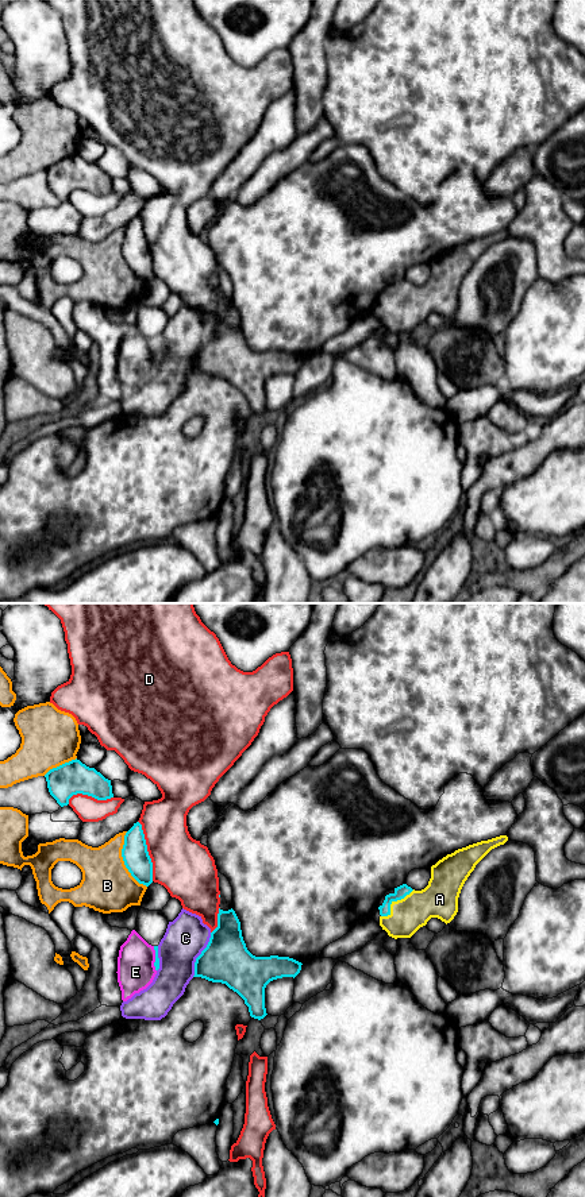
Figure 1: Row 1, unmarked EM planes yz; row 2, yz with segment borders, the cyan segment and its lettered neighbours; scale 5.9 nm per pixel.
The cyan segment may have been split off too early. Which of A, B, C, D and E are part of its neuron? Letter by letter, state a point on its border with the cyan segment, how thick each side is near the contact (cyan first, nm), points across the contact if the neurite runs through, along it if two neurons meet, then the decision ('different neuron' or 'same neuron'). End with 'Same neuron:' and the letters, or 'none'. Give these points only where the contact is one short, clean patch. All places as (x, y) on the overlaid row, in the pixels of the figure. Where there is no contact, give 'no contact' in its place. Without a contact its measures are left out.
A: contact yz (393, 900); calibres 80 and 200 nm; way yz (400, 892), (393, 900), (407, 915); same neuron
B: contact yz (123, 860); calibres 160 and 320 nm; different neuron
C: contact yz (200, 954); calibres 280 and 240 nm; different neuron
D: contact yz (146, 850); calibres 160 and 340 nm; different neuron
E: contact yz (156, 958); calibres 30 and 220 nm; different neuron
Same neuron: A

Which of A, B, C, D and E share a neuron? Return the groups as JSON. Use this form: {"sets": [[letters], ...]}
{"sets": [["A"], ["B"], ["C"], ["D"], ["E"]]}

